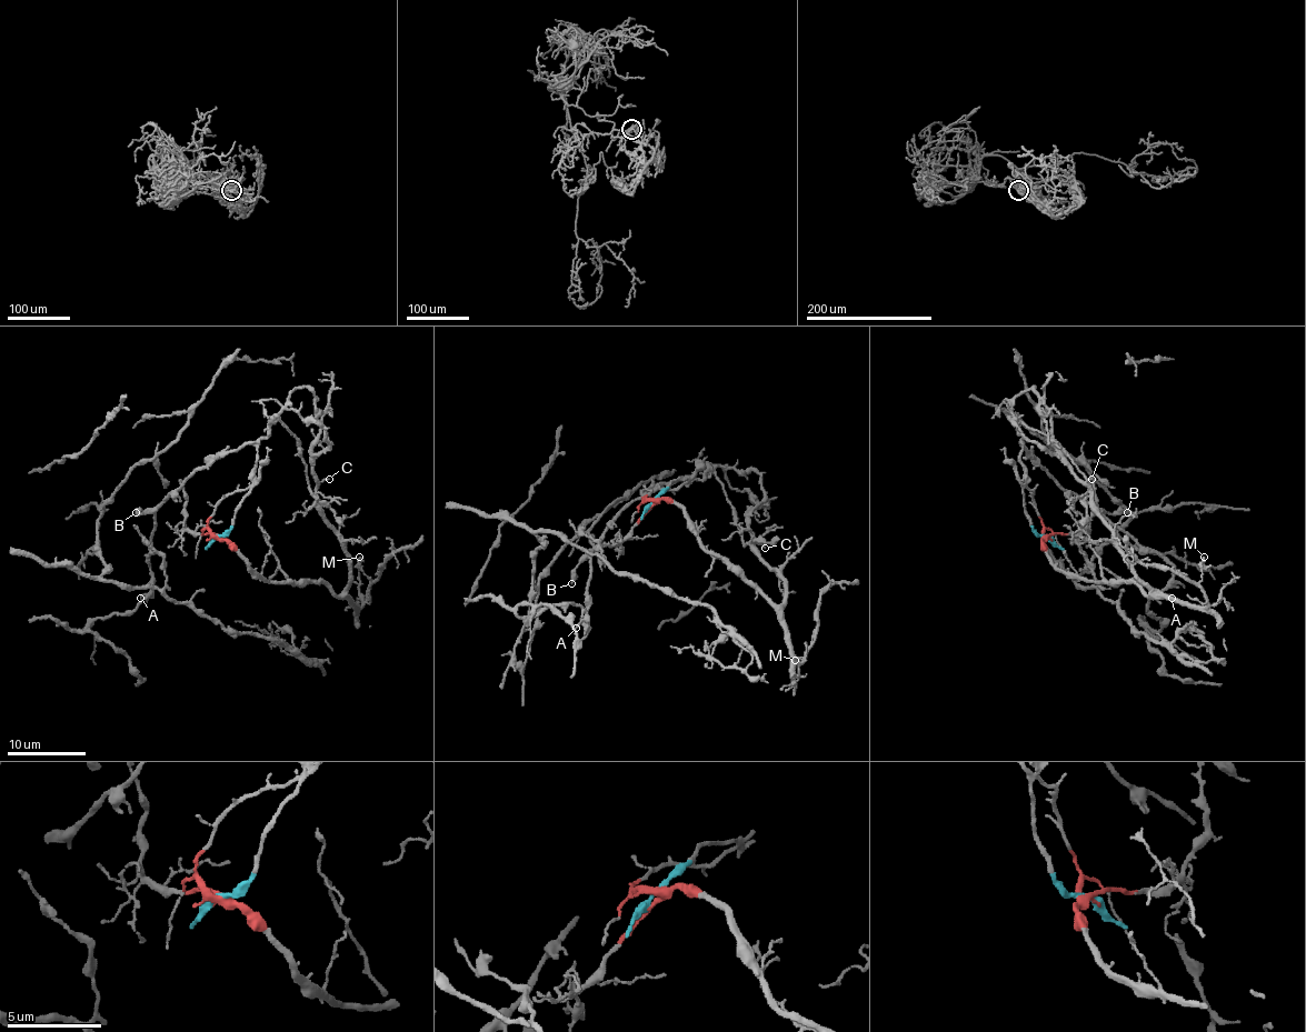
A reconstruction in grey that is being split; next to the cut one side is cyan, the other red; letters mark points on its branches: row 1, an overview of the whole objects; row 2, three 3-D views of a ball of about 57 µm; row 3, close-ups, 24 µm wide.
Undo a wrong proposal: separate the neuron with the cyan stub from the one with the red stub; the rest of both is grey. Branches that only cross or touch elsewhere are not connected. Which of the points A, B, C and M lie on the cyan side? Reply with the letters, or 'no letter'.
A, B

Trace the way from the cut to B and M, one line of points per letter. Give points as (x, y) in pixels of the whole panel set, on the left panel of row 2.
B: (217, 537), (230, 527), (250, 490), (258, 459), (250, 442), (218, 452), (166, 500), (136, 511)
M: (217, 537), (258, 577), (271, 582), (322, 582), (337, 595), (360, 608), (370, 584), (358, 564), (360, 557)

